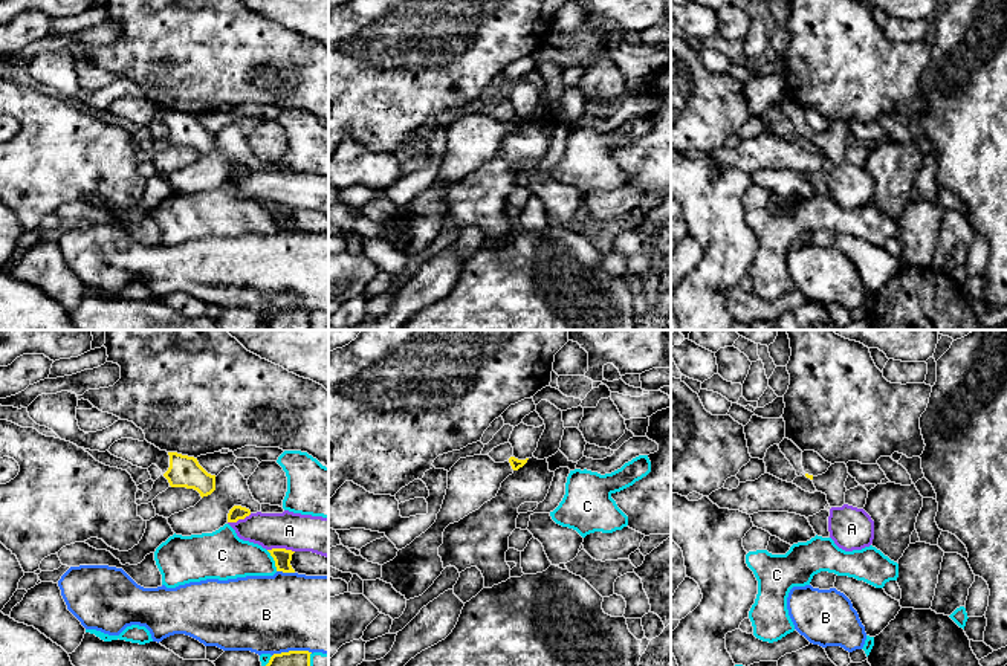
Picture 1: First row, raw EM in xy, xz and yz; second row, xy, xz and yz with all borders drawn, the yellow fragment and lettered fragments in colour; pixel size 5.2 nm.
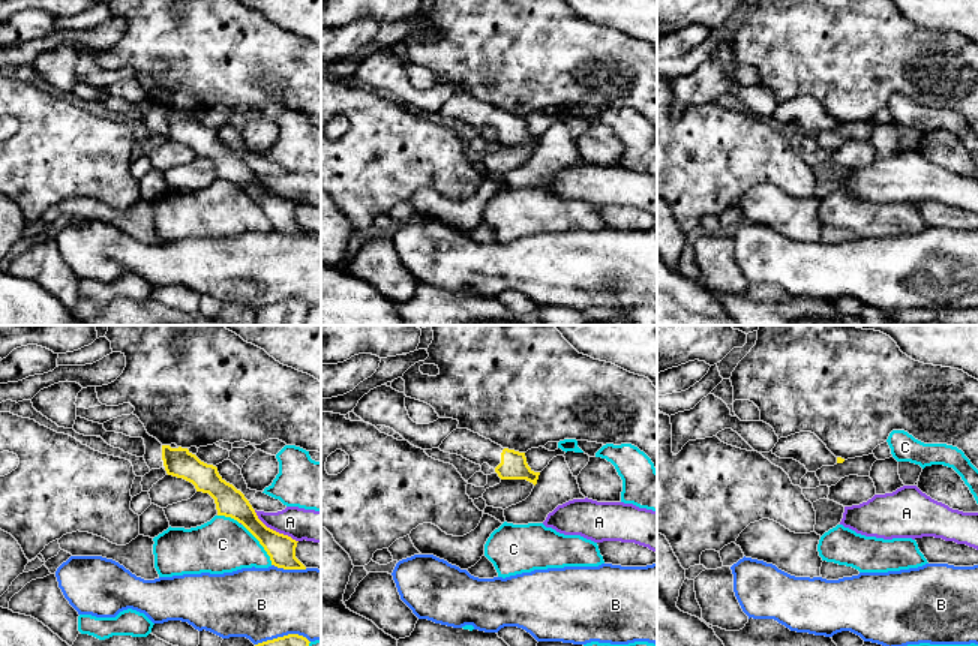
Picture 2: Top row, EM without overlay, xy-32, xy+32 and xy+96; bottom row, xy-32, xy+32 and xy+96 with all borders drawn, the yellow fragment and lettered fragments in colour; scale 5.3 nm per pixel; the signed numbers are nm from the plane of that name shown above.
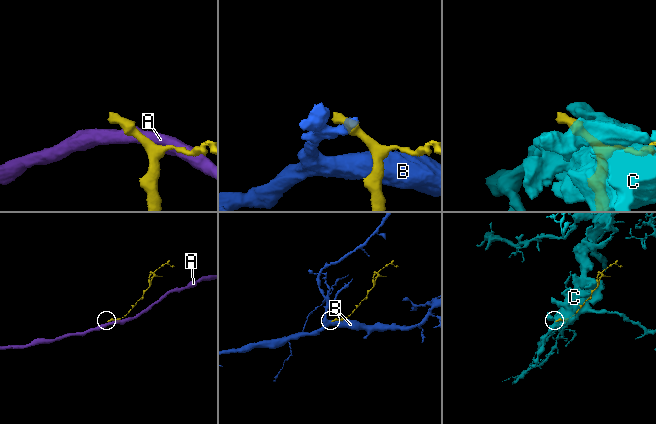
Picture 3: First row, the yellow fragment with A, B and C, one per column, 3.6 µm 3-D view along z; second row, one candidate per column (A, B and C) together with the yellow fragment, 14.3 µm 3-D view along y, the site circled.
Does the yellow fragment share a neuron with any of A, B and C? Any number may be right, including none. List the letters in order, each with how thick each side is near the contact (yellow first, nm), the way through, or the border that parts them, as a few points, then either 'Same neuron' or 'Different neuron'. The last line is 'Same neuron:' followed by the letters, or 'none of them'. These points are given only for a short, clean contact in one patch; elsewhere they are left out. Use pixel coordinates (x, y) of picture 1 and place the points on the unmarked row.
A: Thickness 90 nm (yellow) against 200 nm. Boundary: xy (268, 206), (291, 206), (294, 210). Different neuron
B: Thickness 90 nm (yellow) against 420 nm. Different neuron
C: Thickness 90 nm (yellow) against 240 nm. Different neuron
Same neuron: none of them

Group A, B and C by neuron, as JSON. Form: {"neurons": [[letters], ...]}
{"neurons": [["A"], ["B"], ["C"]]}

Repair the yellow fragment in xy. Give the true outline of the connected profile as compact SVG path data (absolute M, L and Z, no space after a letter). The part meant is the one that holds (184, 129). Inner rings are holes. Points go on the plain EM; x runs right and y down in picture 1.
M133 96L115 99L108 110L142 127L156 122L171 145L194 147L202 156L215 148L215 133L208 131L194 115L160 108L147 98Z

